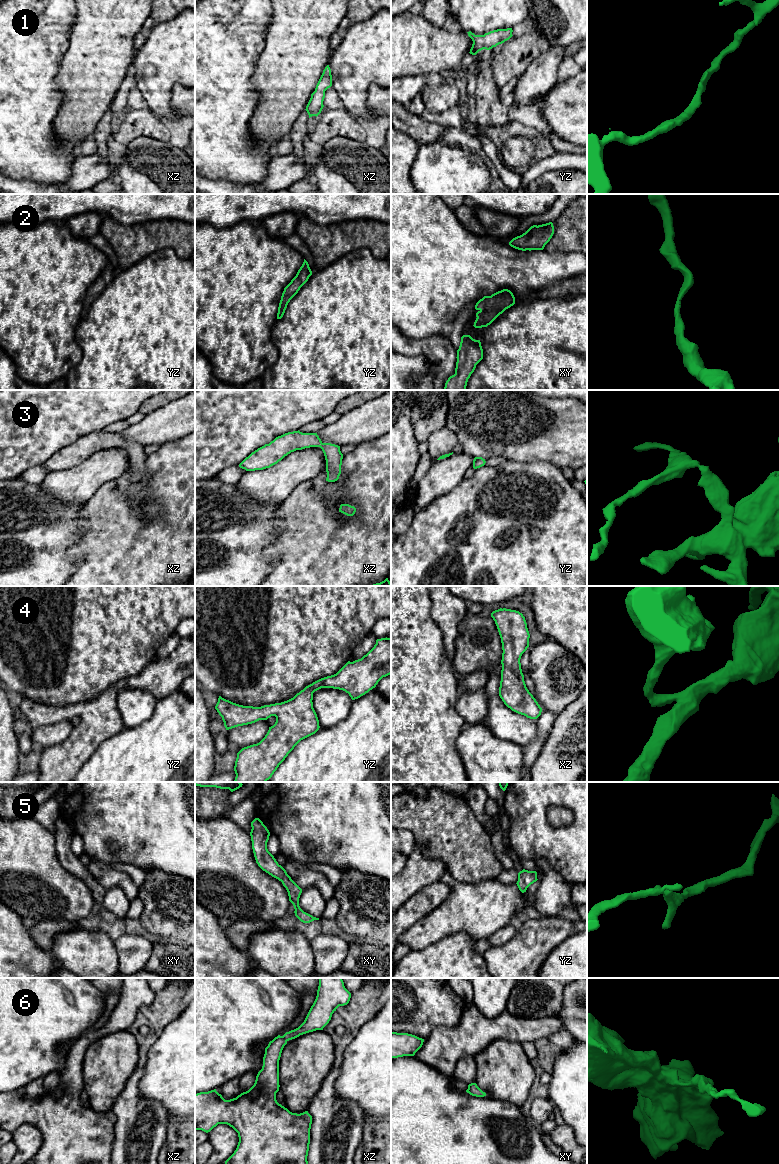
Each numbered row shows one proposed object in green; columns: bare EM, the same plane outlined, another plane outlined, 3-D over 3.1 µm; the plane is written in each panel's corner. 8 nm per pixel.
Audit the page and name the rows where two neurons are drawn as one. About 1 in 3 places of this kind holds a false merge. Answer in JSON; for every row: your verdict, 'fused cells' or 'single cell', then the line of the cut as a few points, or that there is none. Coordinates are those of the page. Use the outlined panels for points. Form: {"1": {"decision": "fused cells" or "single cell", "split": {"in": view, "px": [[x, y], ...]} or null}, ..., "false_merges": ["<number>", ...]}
{"1": {"decision": "single cell", "split": null}, "2": {"decision": "single cell", "split": null}, "3": {"decision": "single cell", "split": null}, "4": {"decision": "single cell", "split": null}, "5": {"decision": "single cell", "split": null}, "6": {"decision": "single cell", "split": null}, "false_merges": []}

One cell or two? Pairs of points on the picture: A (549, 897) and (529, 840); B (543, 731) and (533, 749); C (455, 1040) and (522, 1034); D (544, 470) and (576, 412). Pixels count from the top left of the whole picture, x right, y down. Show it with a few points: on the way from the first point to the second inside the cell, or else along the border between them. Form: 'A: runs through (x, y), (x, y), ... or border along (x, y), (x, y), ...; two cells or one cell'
A: border along (533, 859), (544, 857), (555, 871); two cells
B: runs through (542, 735), (536, 745); one cell
C: runs through (472, 1035), (476, 1031), (505, 1031); one cell
D: border along (524, 462), (548, 461), (560, 469); two cells

